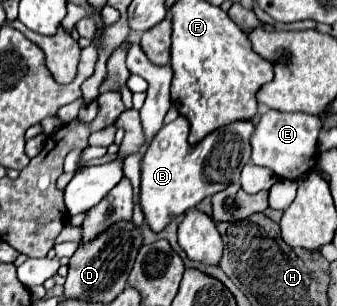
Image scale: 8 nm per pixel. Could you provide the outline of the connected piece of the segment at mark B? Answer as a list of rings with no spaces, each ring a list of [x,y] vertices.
[[[179,116],[163,126],[149,144],[141,162],[141,208],[151,230],[161,232],[173,218],[195,208],[205,196],[225,190],[229,184],[239,182],[243,166],[251,160],[251,134],[255,132],[253,120],[235,120],[207,134],[201,142],[189,144],[189,120]]]

